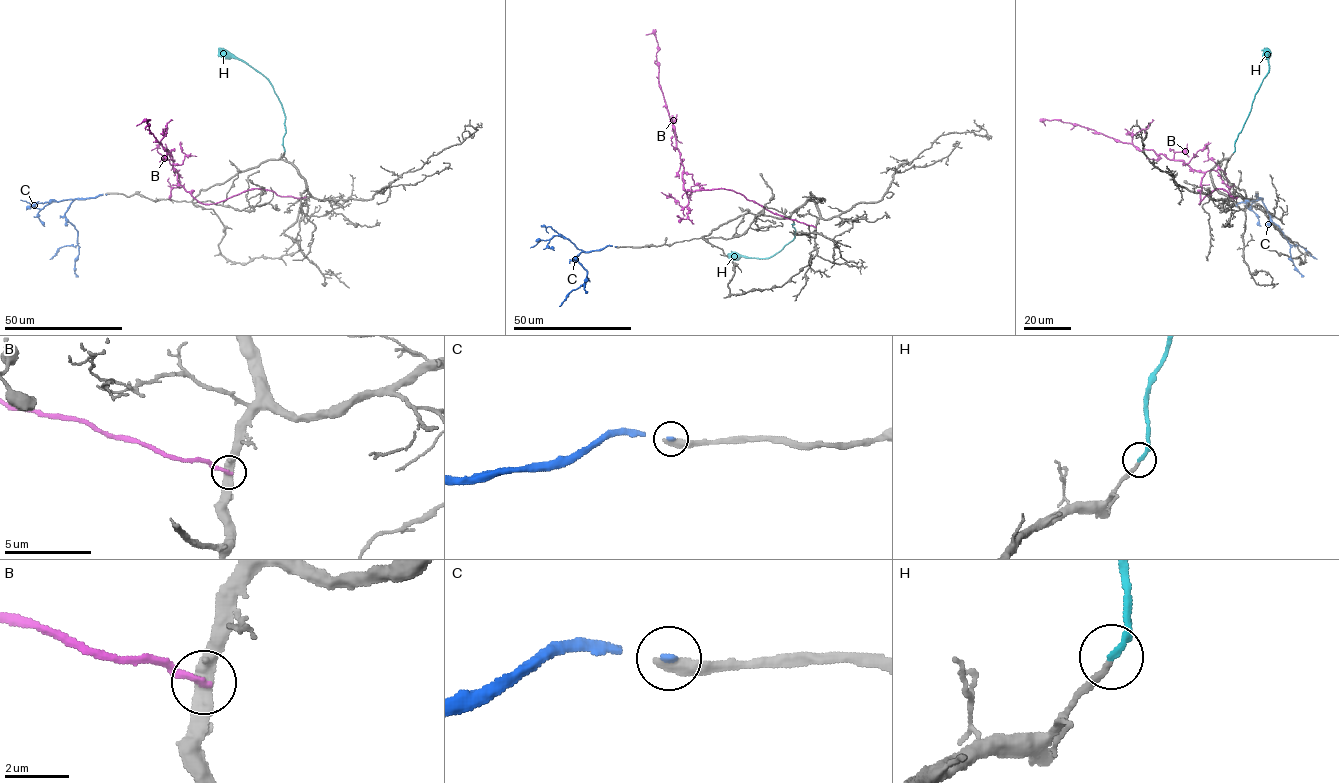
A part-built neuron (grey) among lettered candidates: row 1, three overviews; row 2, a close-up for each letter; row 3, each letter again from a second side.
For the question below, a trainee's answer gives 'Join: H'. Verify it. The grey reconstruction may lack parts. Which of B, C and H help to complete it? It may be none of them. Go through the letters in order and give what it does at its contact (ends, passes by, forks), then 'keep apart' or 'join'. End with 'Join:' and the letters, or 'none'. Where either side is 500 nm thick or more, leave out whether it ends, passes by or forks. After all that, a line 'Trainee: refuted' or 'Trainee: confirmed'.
B: it ends | keep apart
C: it ends | keep apart
H: it ends | join
Join: H
Trainee: confirmed

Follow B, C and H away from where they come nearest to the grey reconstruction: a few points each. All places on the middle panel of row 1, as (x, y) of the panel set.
B: (815, 227), (785, 218), (733, 190), (687, 193), (675, 126), (659, 82), (656, 36), (646, 34)
C: (615, 246), (582, 252), (574, 258), (587, 271), (587, 279), (559, 306)
H: (794, 223), (795, 237), (770, 257), (728, 254)

